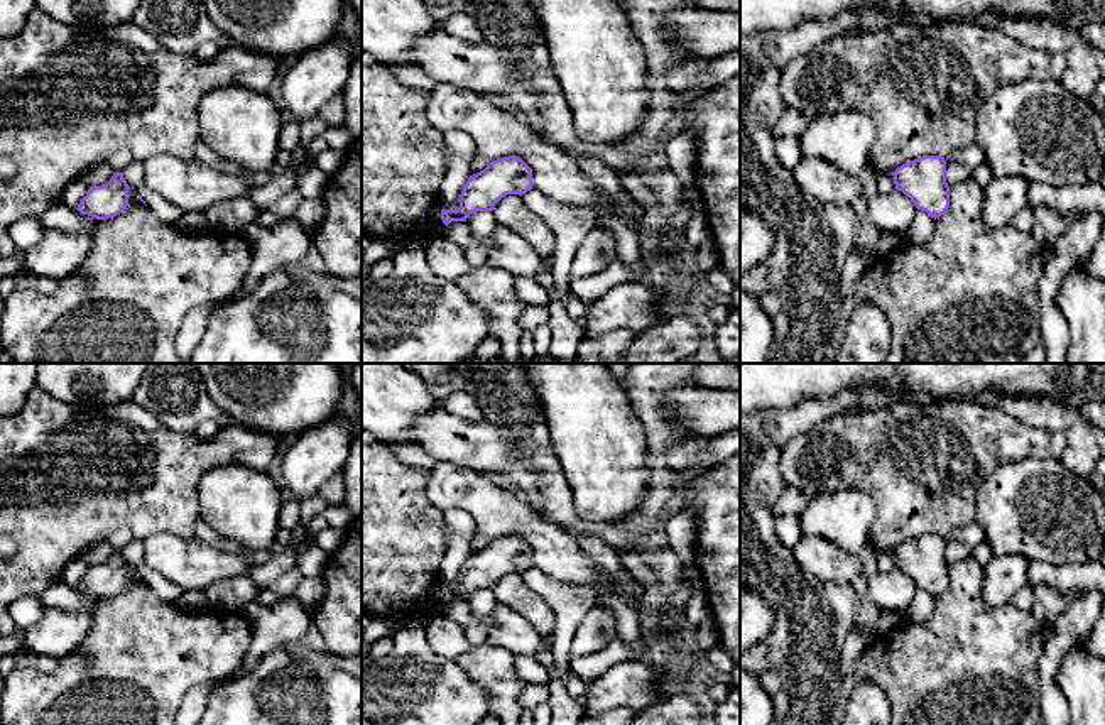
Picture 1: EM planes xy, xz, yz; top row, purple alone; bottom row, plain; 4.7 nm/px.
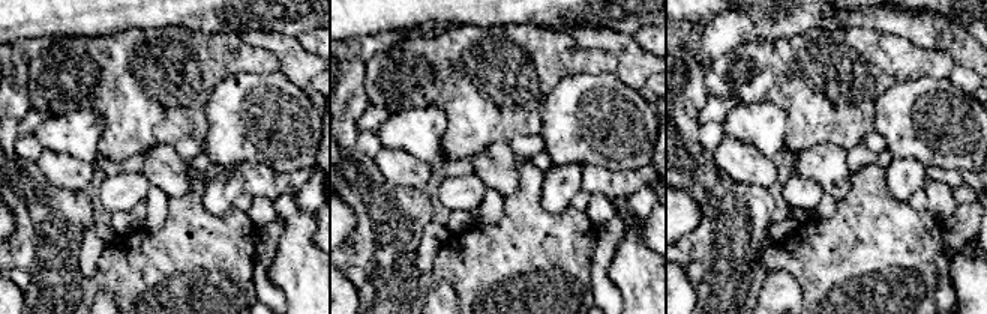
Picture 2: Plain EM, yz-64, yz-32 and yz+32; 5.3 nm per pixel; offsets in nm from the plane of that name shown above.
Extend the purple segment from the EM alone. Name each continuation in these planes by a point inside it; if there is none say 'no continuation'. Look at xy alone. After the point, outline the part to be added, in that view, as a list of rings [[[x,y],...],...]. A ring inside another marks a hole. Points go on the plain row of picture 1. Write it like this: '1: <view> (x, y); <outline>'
no continuation

